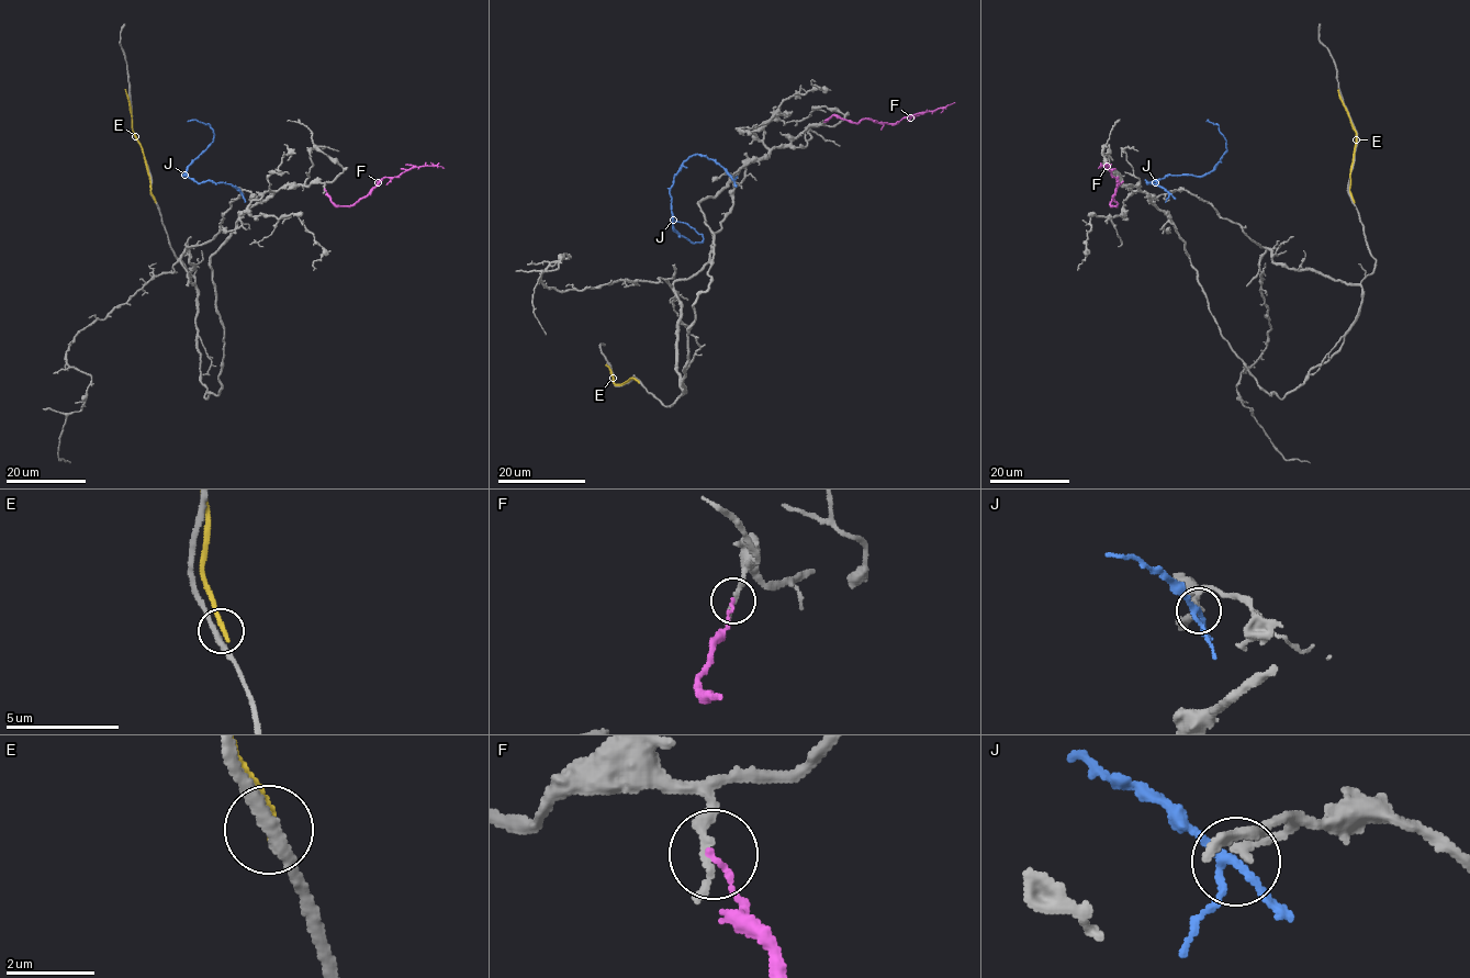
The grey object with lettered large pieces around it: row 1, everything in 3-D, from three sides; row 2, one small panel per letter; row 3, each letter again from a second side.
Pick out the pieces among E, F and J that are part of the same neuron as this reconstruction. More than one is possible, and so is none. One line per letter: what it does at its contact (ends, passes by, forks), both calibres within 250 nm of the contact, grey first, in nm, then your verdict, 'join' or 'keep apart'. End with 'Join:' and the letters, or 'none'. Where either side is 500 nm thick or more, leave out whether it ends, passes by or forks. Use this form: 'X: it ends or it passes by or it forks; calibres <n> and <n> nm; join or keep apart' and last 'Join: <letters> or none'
E: it ends; calibres 280 and 280 nm; keep apart
F: it ends; calibres 240 and 120 nm; keep apart
J: it forks; calibres 200 and 180 nm; keep apart
Join: none

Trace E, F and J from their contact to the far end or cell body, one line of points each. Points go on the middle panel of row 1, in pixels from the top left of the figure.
E: (638, 381), (631, 378), (617, 384), (606, 364)
F: (823, 122), (834, 116), (855, 123), (870, 119), (897, 124), (954, 102)
J: (734, 181), (706, 157), (686, 160), (670, 192), (673, 227), (694, 244), (703, 242), (702, 235), (674, 221)

